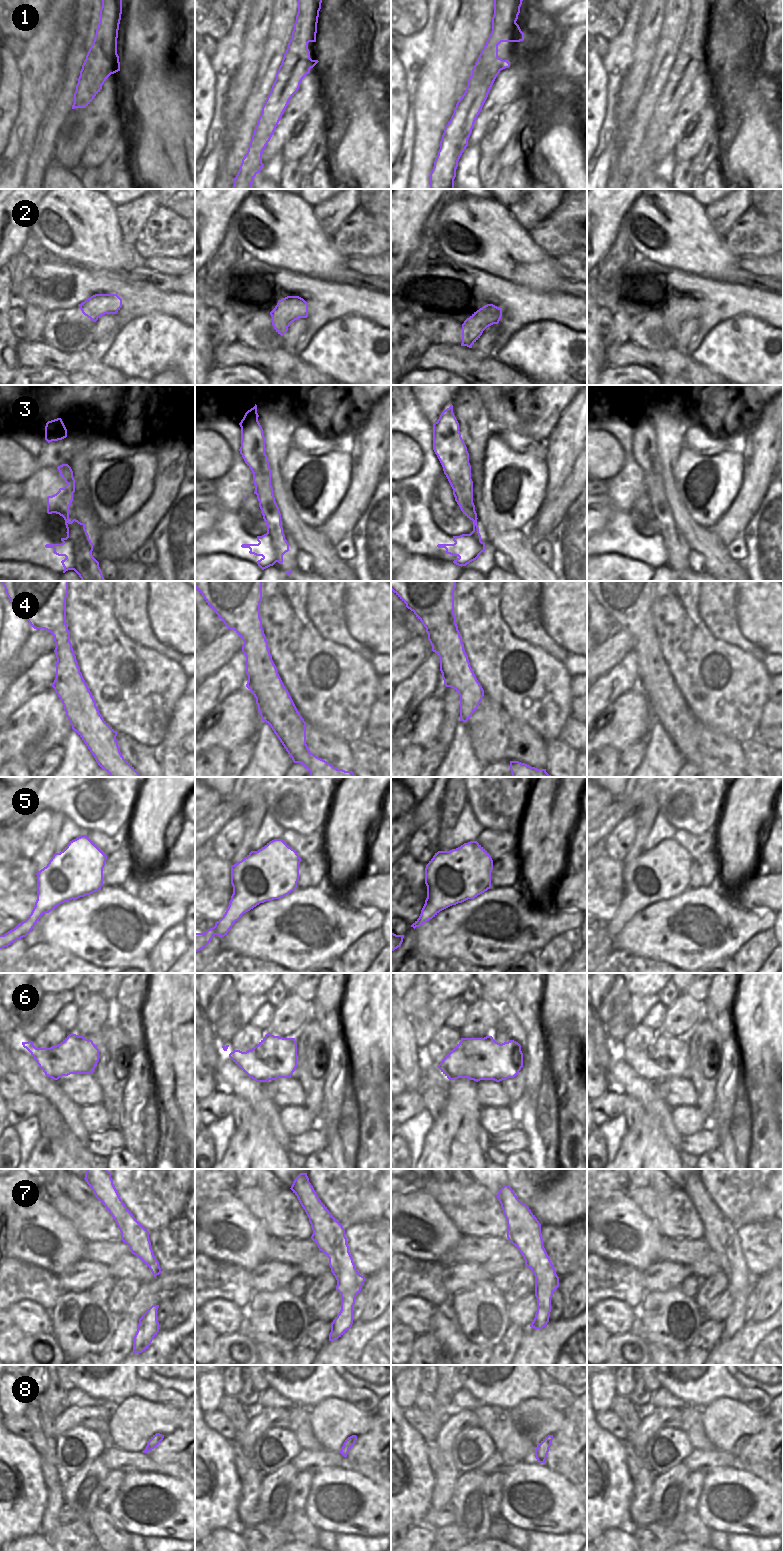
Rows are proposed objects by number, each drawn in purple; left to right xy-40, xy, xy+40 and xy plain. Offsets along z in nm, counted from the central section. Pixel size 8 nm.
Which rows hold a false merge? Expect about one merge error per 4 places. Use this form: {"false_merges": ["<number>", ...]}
{"false_merges": []}

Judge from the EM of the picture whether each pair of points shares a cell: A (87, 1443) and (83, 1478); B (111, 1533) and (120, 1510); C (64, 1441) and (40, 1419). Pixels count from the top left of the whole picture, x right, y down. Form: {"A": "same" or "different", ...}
{"A": "different", "B": "different", "C": "different"}

